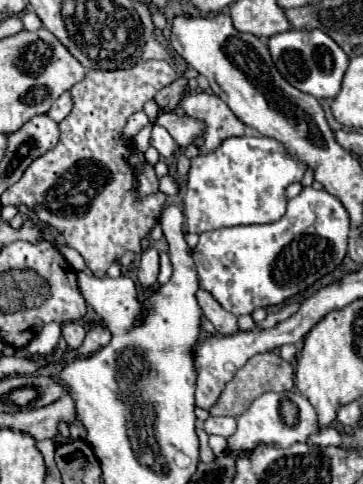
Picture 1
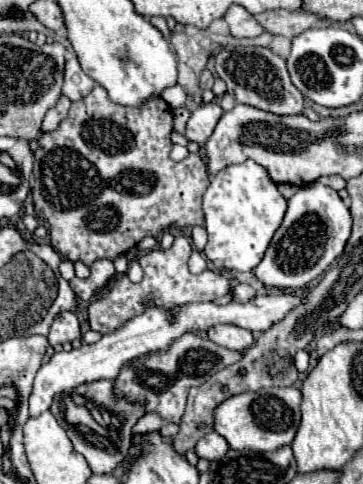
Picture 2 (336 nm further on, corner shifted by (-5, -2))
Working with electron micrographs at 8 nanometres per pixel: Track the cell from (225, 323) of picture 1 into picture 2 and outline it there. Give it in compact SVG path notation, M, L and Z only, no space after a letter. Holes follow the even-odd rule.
M219 324L219 326L213 326L209 332L207 332L209 340L213 340L215 344L223 346L223 348L229 348L229 350L235 350L235 352L243 352L245 348L249 348L255 340L253 340L253 334L245 328L239 328L239 326L233 326L233 324Z

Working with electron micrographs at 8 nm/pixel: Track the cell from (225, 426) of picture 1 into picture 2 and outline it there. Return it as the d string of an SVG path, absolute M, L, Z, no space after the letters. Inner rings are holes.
M209 432L205 438L201 438L195 446L195 454L199 458L205 458L209 462L217 460L217 458L223 458L229 450L229 444L223 436L219 436L217 432Z

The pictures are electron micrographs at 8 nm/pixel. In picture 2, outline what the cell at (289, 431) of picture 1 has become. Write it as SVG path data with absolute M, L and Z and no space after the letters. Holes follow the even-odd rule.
M295 386L287 388L261 388L257 392L243 392L223 400L213 412L213 430L221 434L233 450L271 452L293 442L301 422L301 390Z

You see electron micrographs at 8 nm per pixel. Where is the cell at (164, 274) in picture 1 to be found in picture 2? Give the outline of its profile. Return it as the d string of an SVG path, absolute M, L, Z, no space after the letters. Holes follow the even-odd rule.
M193 250L191 258L189 258L189 272L191 274L201 274L203 270L207 270L207 258L201 252Z

